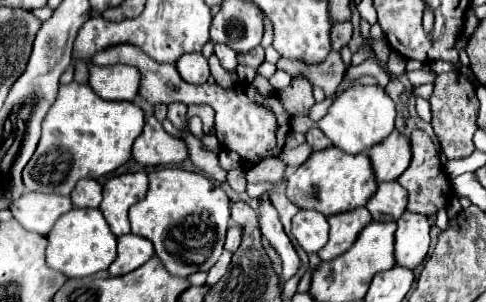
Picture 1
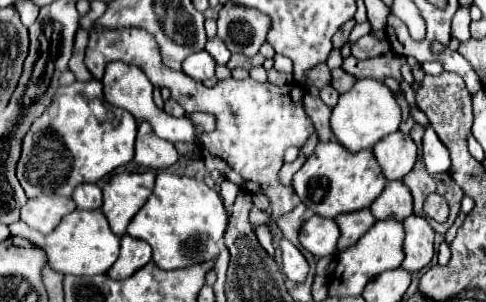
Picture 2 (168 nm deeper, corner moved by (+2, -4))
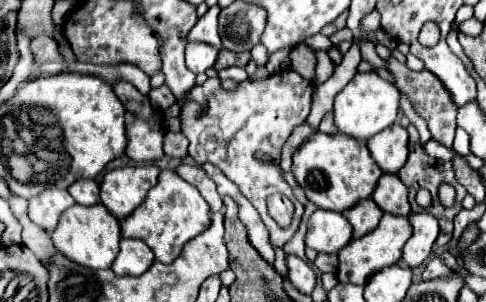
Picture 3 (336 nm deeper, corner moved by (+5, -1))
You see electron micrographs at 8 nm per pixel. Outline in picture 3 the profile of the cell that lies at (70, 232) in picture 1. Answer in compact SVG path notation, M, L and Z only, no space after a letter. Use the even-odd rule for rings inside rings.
M75 203L61 215L59 225L53 231L51 239L55 249L61 249L61 253L65 253L65 257L69 257L71 261L87 265L89 269L109 269L119 253L119 241L121 241L119 219L113 217L103 203L89 207Z

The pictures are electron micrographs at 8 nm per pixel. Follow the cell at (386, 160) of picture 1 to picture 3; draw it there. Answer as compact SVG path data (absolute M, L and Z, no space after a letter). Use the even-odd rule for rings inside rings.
M391 125L367 141L367 147L385 173L397 173L407 161L407 131L401 125Z

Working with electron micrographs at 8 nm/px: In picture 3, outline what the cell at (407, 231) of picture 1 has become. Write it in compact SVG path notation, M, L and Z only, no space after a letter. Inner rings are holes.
M427 211L411 213L409 221L413 225L413 235L405 243L401 261L405 265L409 265L409 267L419 267L419 265L423 265L427 261L427 257L431 253L431 247L433 247L437 235L439 235L439 223Z

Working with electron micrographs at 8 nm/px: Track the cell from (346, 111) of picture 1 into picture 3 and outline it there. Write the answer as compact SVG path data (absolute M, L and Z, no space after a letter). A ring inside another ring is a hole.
M357 73L343 91L335 97L335 125L343 135L355 139L369 139L393 125L399 113L399 91L393 83L381 79L377 73Z

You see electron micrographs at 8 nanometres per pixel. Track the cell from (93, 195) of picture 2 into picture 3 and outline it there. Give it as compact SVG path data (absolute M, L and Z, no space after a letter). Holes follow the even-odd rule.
M77 179L71 187L69 193L79 205L95 205L99 199L99 185L93 179Z

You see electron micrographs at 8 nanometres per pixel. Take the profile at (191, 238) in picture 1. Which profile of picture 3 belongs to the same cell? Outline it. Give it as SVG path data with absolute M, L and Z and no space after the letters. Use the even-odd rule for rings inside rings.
M161 171L157 185L147 193L145 201L121 221L121 235L145 241L155 253L157 261L171 263L179 257L187 241L191 241L209 227L209 221L211 209L201 193L193 185L183 181L175 171Z

